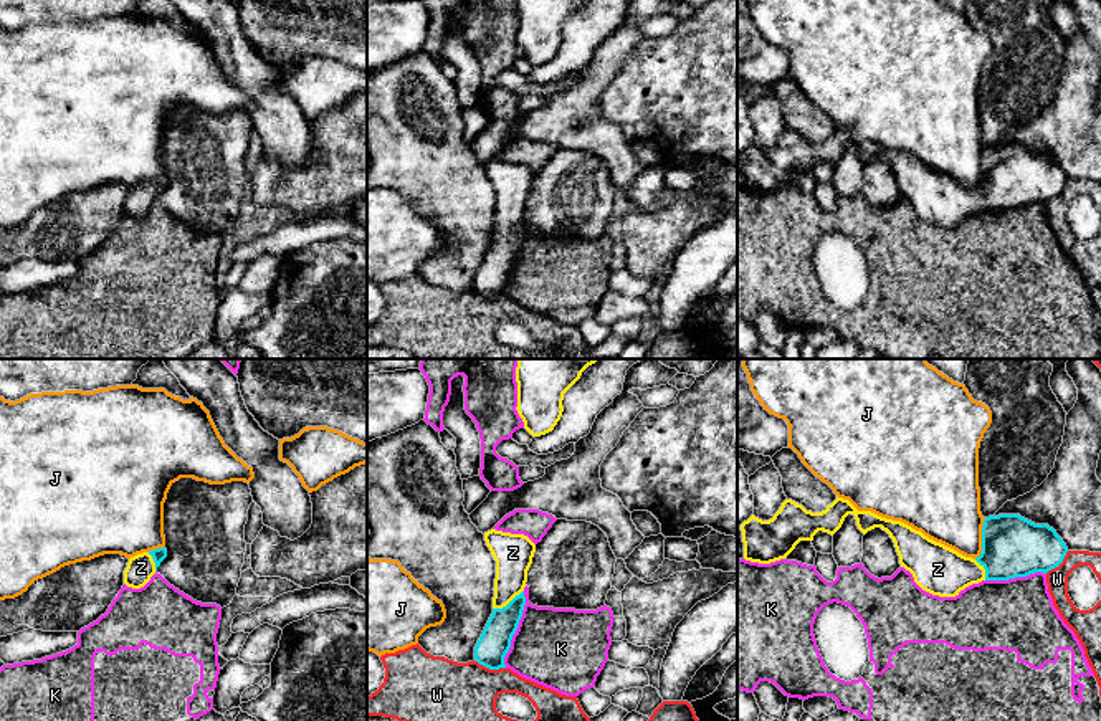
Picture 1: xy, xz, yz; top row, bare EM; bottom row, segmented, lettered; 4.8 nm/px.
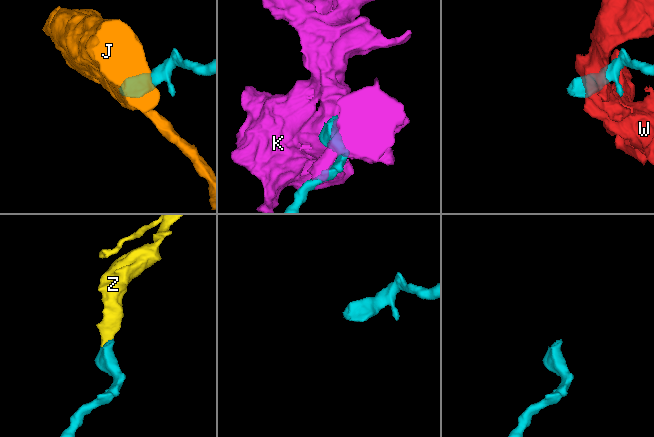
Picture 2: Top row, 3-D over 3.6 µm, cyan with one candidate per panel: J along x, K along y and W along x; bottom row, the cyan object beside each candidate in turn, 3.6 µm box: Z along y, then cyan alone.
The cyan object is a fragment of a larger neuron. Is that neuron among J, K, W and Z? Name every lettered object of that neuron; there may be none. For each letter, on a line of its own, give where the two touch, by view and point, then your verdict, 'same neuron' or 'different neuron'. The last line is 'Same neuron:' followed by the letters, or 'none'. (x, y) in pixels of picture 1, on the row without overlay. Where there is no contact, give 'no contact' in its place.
J: yz (982, 169) | different neuron
K: xz (516, 258) | different neuron
W: xz (490, 298) | different neuron
Z: xz (509, 232) | same neuron
Same neuron: Z

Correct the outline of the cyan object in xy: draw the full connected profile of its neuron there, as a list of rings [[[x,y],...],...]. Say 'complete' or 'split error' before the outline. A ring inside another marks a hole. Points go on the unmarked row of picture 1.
split error | [[[159,177],[131,187],[124,200],[124,213],[132,218],[144,217],[165,187],[165,177]]]

